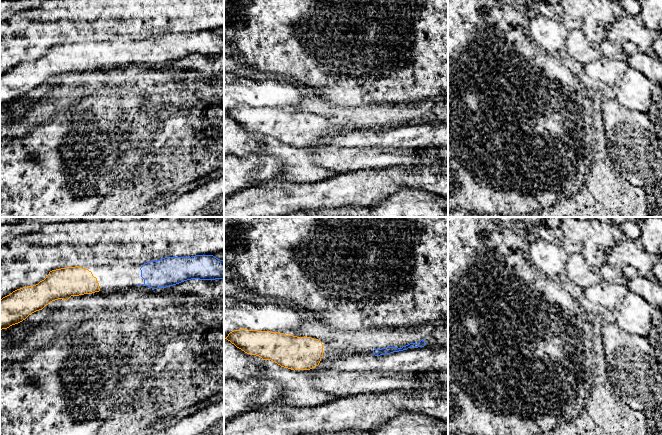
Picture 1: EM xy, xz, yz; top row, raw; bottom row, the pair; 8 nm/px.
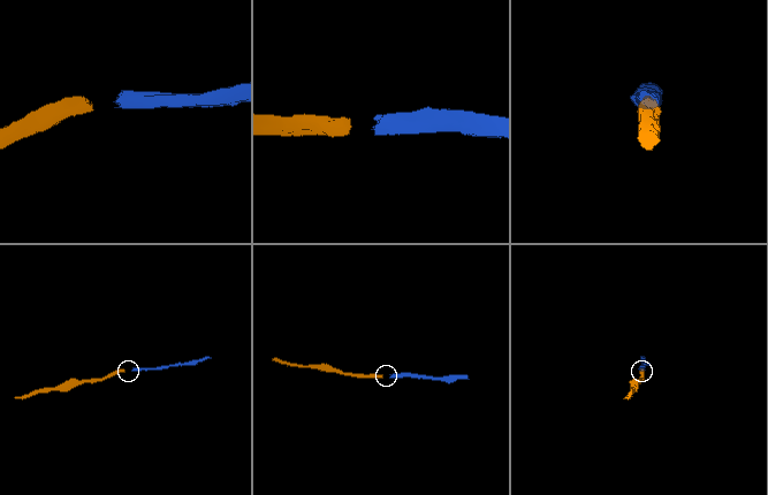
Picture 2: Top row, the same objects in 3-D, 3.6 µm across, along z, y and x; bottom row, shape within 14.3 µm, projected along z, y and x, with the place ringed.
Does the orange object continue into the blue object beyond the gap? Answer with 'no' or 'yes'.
yes

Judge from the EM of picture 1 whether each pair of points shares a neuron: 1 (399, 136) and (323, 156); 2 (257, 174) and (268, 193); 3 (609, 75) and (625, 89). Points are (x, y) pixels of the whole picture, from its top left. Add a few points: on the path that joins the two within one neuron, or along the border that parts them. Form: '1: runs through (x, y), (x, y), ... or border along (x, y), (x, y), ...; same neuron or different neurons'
1: runs through (380, 146), (377, 150), (350, 150), (342, 153); same neuron
2: border along (271, 179), (262, 184), (240, 190); different neurons
3: border along (630, 67), (611, 86); different neurons

